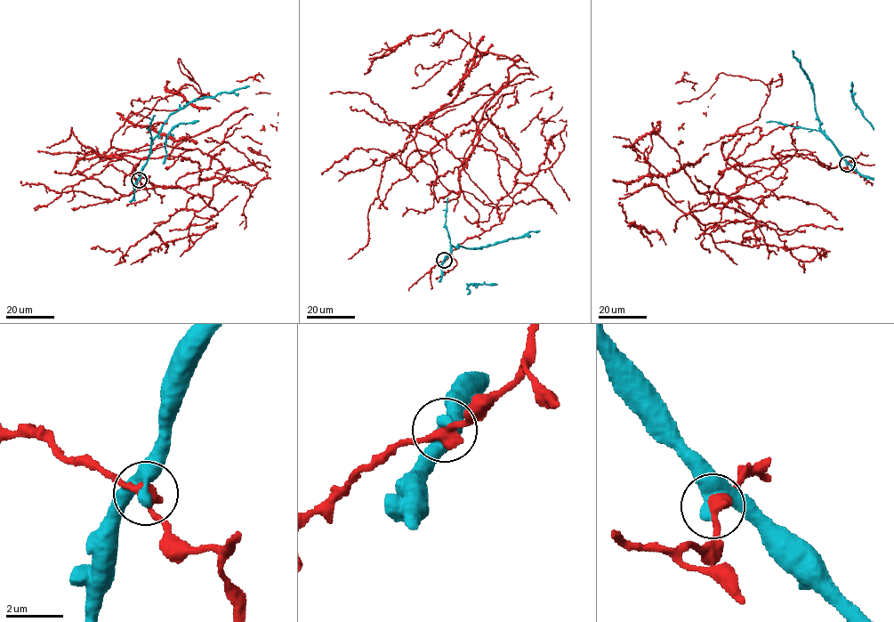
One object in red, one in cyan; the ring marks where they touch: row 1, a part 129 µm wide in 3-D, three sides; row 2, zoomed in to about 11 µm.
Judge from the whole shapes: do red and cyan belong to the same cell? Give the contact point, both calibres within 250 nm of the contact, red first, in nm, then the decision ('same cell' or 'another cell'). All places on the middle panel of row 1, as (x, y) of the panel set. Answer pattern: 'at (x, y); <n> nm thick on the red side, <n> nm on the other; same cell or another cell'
at (444, 260); 360 nm thick on the red side, 480 nm on the other; another cell

